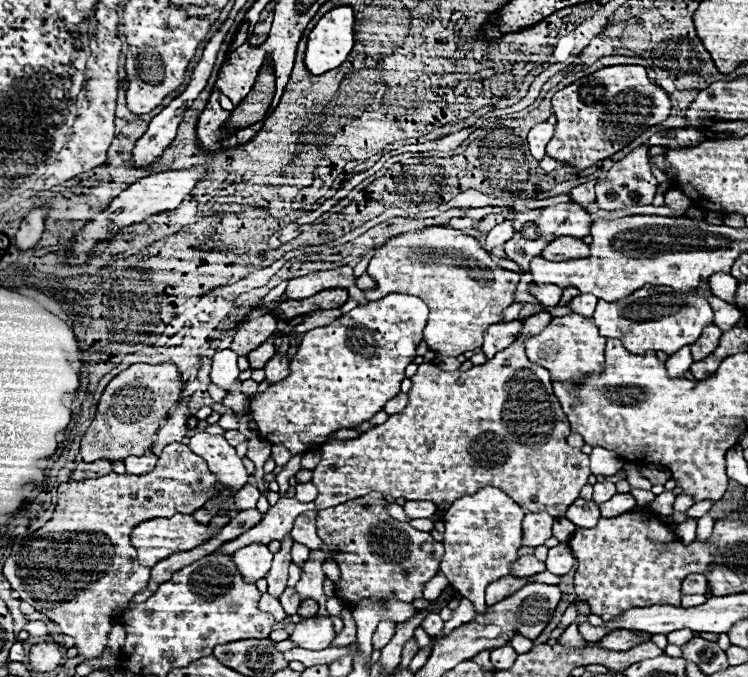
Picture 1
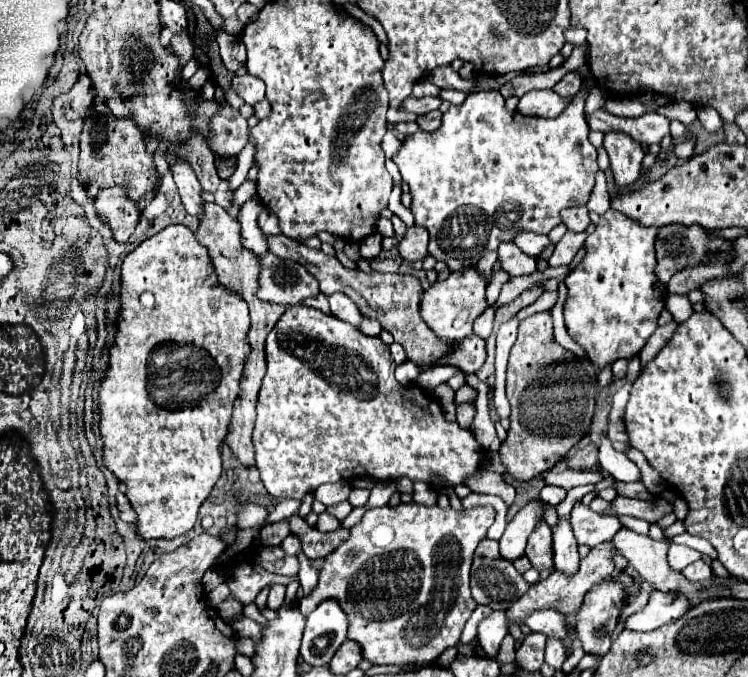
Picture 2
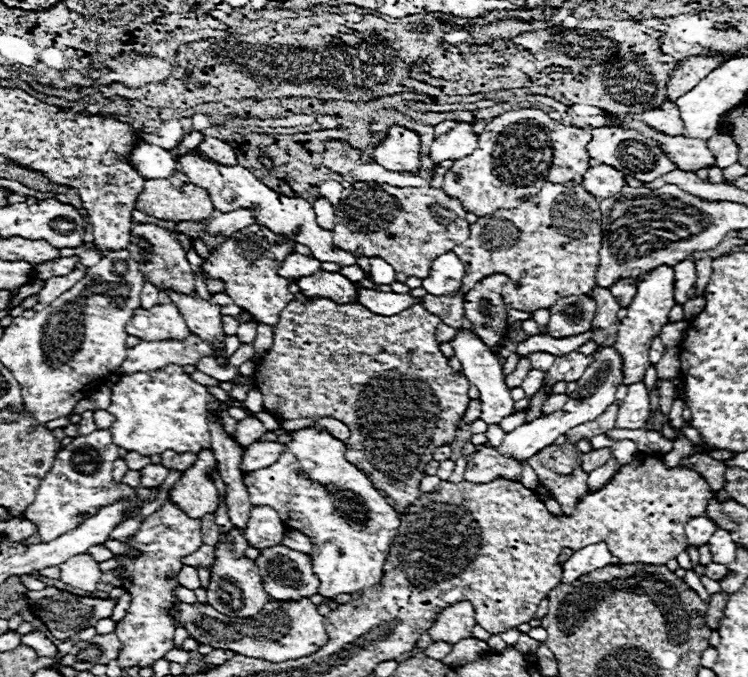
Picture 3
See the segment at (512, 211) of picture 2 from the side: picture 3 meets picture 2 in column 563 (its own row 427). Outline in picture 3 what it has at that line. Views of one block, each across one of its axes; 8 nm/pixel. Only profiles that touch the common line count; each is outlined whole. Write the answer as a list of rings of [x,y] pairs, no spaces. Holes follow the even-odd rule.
[[[168,366],[168,370],[136,372],[132,376],[120,376],[112,388],[110,414],[116,416],[110,432],[114,444],[124,450],[136,450],[144,456],[162,454],[164,450],[174,450],[178,454],[210,448],[210,428],[208,406],[216,398],[206,390],[206,386],[194,382],[182,366]]]

